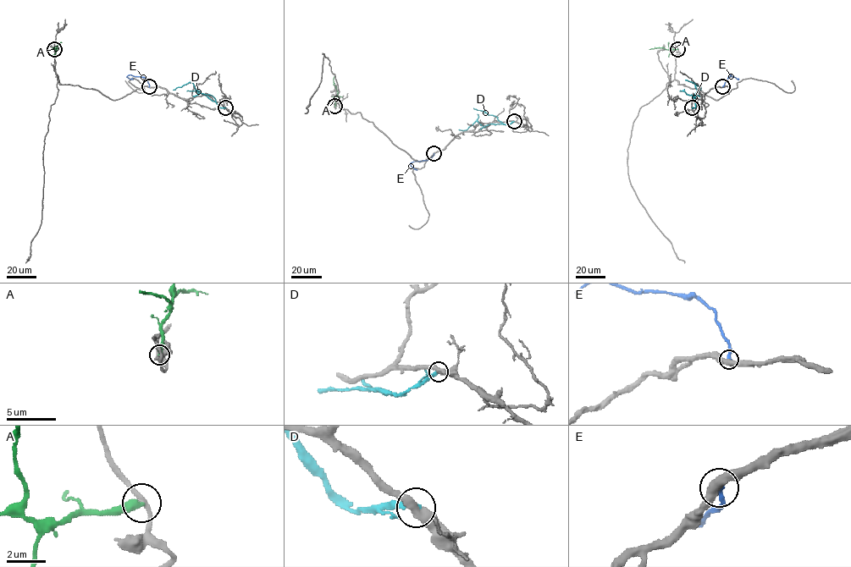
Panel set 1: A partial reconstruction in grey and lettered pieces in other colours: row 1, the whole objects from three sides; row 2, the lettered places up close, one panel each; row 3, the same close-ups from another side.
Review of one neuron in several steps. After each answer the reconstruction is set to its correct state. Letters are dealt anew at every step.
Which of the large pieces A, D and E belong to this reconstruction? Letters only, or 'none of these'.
none of these

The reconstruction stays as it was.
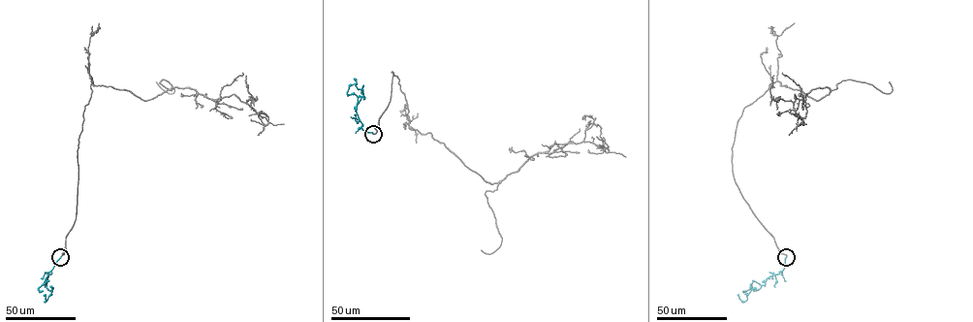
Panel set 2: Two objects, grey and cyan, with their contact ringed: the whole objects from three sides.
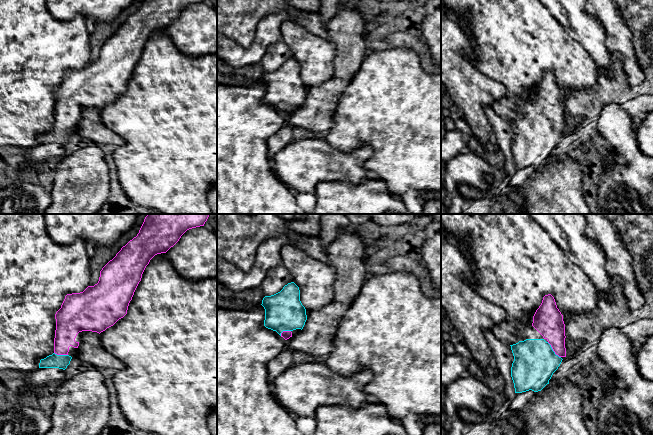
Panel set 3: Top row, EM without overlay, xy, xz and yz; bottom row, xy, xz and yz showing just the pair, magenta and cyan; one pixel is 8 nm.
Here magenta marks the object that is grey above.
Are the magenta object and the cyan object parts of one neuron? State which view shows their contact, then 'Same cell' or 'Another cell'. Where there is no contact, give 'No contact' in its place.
Touches magenta in yz. Same cell

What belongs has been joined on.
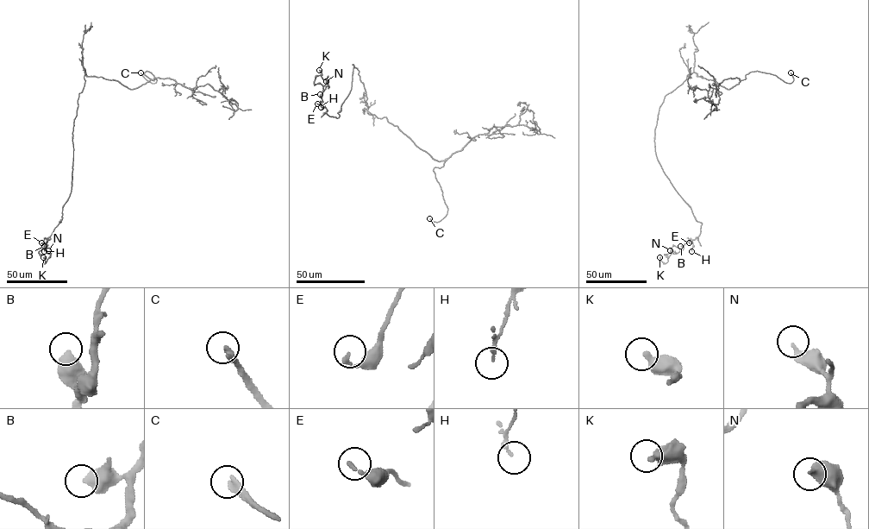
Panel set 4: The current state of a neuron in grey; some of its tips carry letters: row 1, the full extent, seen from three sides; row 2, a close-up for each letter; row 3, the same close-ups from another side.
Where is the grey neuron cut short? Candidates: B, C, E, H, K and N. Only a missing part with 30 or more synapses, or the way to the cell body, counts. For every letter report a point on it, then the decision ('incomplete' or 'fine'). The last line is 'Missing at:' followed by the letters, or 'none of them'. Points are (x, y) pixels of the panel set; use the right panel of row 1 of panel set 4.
B: at (680, 246); fine
C: at (790, 72); incomplete
E: at (689, 242); fine
H: at (691, 251); fine
K: at (659, 257); fine
N: at (670, 250); fine
Missing at: C

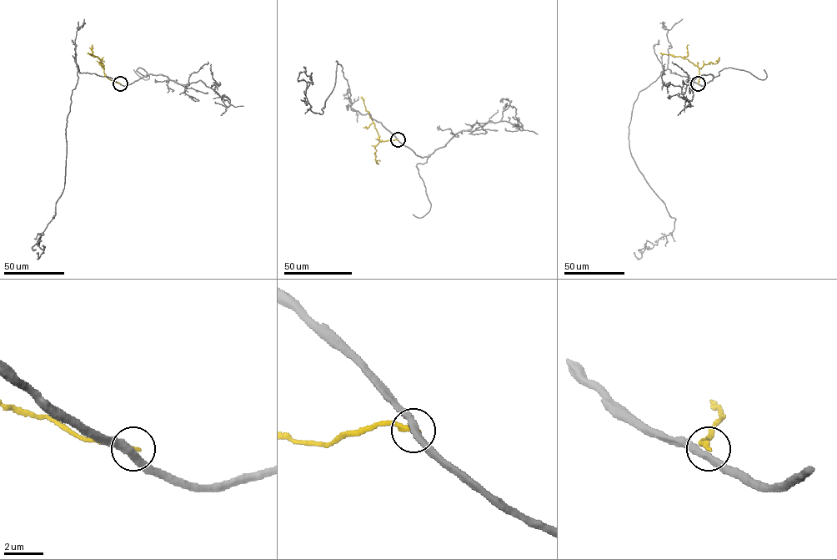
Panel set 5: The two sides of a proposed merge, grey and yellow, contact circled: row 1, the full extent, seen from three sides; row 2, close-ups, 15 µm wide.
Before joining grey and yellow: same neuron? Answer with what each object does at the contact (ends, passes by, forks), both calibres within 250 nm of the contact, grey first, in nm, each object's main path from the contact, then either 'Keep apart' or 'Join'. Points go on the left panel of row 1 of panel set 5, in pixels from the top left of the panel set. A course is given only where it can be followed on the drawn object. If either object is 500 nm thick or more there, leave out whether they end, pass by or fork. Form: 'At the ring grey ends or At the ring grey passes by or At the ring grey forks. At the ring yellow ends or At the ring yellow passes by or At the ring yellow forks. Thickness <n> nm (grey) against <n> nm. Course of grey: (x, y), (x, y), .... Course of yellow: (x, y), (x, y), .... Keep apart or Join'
At the ring grey passes by. At the ring yellow ends. Thickness 360 nm (grey) against 280 nm. Course of grey: (120, 83), (78, 68), (67, 118), (64, 187), (53, 218), (38, 239), (44, 248), (38, 259), (36, 253). Course of yellow: (120, 83), (107, 78), (99, 58), (87, 52). Keep apart

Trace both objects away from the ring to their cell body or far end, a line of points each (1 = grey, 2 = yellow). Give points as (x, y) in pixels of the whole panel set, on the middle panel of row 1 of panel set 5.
1: (398, 139), (351, 108), (337, 61), (323, 113), (313, 113), (303, 67)
2: (398, 139), (379, 140), (361, 97)

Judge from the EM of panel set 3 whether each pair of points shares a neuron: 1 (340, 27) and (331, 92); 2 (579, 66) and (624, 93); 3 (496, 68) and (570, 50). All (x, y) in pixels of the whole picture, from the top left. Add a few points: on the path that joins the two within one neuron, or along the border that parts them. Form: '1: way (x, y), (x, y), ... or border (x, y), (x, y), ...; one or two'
1: way (343, 43), (342, 76); one
2: border (593, 86), (587, 89), (577, 89), (571, 93); two
3: way (514, 54), (518, 50), (552, 50); one

